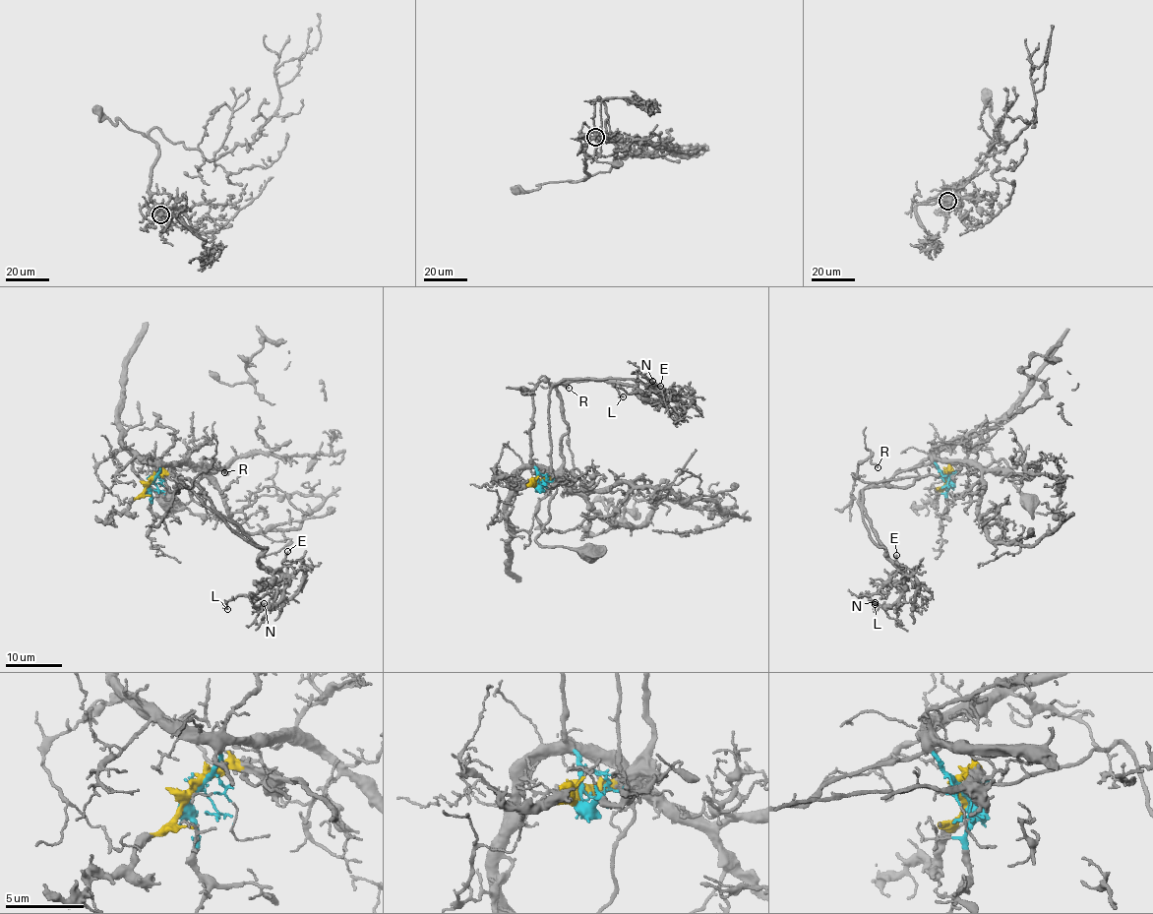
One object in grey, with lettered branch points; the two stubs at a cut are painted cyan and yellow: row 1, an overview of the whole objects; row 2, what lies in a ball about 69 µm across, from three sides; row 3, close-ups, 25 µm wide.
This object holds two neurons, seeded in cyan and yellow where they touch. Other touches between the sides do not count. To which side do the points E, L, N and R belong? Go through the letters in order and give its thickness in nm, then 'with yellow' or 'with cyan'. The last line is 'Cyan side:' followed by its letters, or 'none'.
E: 190 nm thick; with yellow
L: 160 nm thick; with yellow
N: 110 nm thick; with yellow
R: 150 nm thick; with cyan
Cyan side: R

